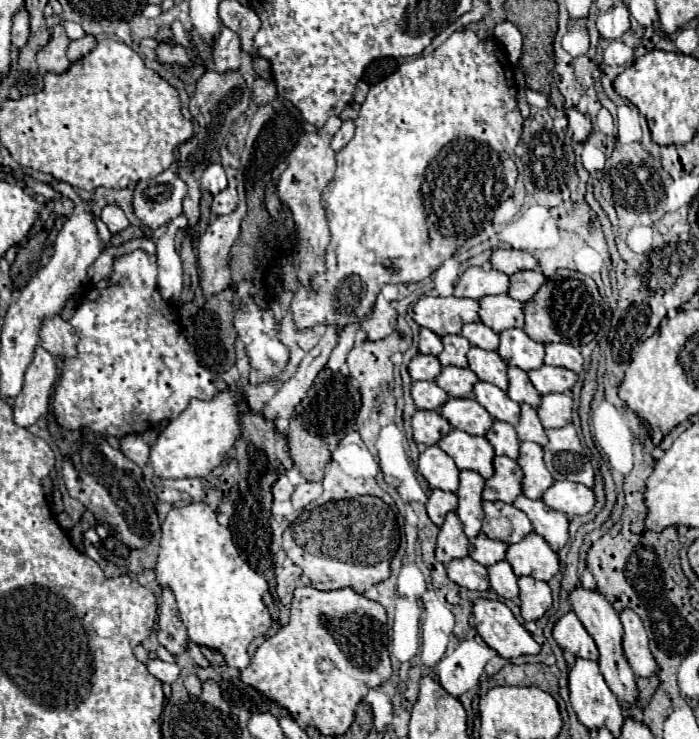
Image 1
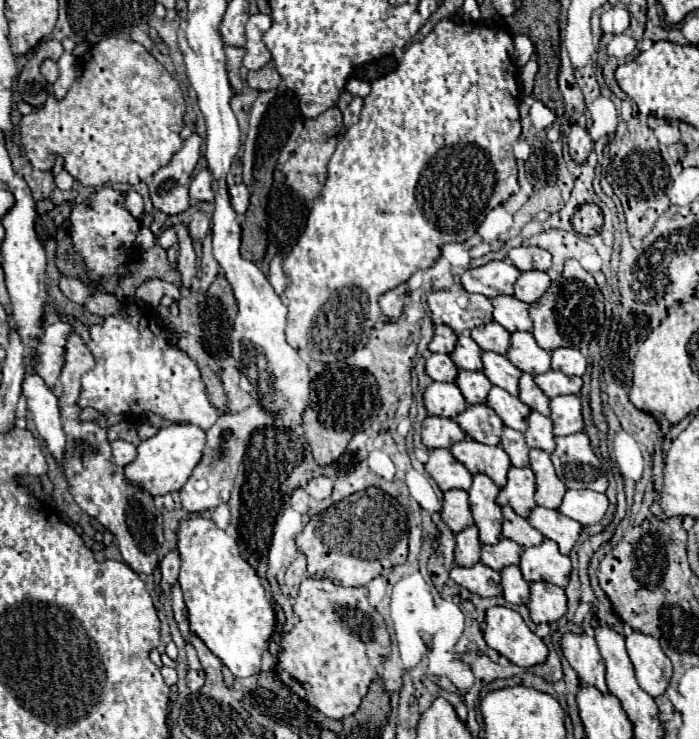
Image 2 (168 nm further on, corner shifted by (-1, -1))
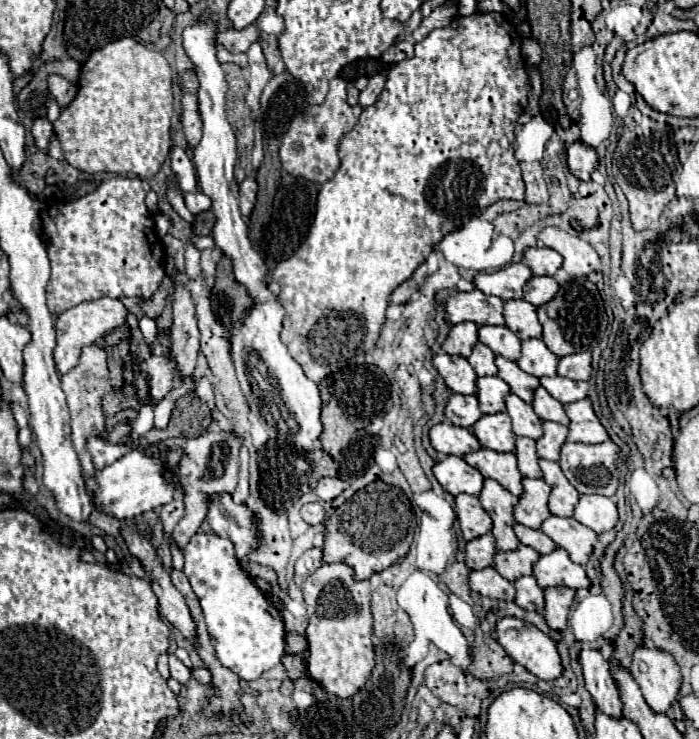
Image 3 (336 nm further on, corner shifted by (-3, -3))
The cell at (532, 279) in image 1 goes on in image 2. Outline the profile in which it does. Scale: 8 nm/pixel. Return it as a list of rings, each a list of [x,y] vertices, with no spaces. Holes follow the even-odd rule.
[[[539,270],[521,272],[521,276],[517,278],[517,284],[515,284],[515,298],[523,300],[527,304],[533,304],[547,292],[549,284],[551,284],[551,280],[549,280],[547,272],[539,272]]]

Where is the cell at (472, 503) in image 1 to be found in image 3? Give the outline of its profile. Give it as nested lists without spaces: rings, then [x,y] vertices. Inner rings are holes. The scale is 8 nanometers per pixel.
[[[487,478],[483,482],[483,490],[479,494],[479,504],[493,520],[493,538],[499,550],[515,550],[519,546],[519,540],[513,532],[513,506],[517,504],[517,498],[507,492],[499,482]]]

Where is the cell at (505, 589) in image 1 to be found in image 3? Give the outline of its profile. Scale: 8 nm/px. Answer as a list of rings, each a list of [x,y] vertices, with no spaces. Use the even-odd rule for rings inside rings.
[[[523,576],[515,580],[515,604],[525,608],[525,610],[537,610],[539,614],[543,614],[543,590],[537,586],[533,576]]]

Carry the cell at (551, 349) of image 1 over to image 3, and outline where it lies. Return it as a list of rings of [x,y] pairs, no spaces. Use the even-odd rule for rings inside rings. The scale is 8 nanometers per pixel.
[[[581,352],[581,354],[569,354],[567,358],[559,360],[557,374],[571,378],[571,380],[589,380],[591,376],[591,354]]]

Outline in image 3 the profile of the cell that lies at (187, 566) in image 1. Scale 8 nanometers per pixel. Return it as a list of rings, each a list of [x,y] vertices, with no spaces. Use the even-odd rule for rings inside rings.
[[[195,534],[185,546],[185,576],[201,602],[211,644],[219,662],[243,680],[257,680],[281,662],[285,654],[285,628],[281,612],[239,566],[233,542],[219,534]]]

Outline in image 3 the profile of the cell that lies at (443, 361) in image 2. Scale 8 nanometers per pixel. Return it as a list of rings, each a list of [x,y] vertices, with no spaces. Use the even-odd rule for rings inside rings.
[[[435,354],[433,366],[443,378],[445,386],[459,394],[475,394],[477,374],[463,356],[449,356],[449,354]]]

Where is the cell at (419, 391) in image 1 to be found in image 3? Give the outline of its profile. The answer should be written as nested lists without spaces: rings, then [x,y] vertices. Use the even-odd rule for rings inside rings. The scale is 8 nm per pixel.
[[[451,392],[445,404],[445,416],[455,424],[455,426],[473,426],[483,414],[479,410],[477,398],[475,396],[465,396],[465,394],[455,394]]]

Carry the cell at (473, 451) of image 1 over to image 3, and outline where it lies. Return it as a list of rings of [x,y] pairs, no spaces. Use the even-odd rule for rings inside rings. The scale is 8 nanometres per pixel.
[[[481,448],[477,452],[465,454],[463,460],[477,468],[485,478],[497,480],[505,490],[519,496],[521,494],[521,474],[517,470],[517,458],[515,454],[501,454],[489,448]]]

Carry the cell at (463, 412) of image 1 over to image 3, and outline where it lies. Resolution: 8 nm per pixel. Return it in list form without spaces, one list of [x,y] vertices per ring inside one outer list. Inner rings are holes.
[[[505,412],[485,414],[471,426],[473,434],[481,442],[481,446],[491,448],[495,452],[513,452],[515,450],[515,434],[511,430],[511,420]]]

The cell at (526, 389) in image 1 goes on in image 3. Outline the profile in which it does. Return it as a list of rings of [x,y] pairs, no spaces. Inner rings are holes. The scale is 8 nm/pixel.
[[[541,386],[535,390],[533,410],[537,412],[537,416],[541,420],[553,420],[553,422],[559,422],[559,424],[569,424],[569,418],[563,410],[563,404],[557,402],[555,398],[551,398],[551,394],[547,394],[547,390],[543,390]]]

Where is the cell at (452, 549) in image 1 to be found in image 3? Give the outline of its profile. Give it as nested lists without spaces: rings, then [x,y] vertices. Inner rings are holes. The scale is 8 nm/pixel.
[[[483,534],[479,538],[473,538],[467,542],[467,550],[465,550],[465,562],[471,570],[481,570],[493,564],[493,556],[495,556],[497,548],[493,542],[491,534]]]

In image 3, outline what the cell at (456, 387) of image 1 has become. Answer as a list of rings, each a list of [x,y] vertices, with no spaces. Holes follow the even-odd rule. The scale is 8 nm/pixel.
[[[483,376],[477,378],[477,400],[483,414],[503,412],[503,398],[509,394],[509,386],[497,376]]]

